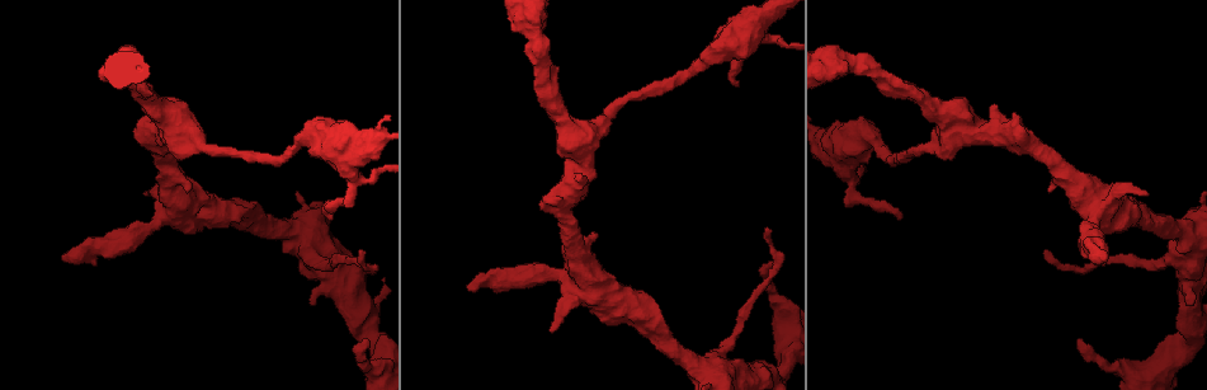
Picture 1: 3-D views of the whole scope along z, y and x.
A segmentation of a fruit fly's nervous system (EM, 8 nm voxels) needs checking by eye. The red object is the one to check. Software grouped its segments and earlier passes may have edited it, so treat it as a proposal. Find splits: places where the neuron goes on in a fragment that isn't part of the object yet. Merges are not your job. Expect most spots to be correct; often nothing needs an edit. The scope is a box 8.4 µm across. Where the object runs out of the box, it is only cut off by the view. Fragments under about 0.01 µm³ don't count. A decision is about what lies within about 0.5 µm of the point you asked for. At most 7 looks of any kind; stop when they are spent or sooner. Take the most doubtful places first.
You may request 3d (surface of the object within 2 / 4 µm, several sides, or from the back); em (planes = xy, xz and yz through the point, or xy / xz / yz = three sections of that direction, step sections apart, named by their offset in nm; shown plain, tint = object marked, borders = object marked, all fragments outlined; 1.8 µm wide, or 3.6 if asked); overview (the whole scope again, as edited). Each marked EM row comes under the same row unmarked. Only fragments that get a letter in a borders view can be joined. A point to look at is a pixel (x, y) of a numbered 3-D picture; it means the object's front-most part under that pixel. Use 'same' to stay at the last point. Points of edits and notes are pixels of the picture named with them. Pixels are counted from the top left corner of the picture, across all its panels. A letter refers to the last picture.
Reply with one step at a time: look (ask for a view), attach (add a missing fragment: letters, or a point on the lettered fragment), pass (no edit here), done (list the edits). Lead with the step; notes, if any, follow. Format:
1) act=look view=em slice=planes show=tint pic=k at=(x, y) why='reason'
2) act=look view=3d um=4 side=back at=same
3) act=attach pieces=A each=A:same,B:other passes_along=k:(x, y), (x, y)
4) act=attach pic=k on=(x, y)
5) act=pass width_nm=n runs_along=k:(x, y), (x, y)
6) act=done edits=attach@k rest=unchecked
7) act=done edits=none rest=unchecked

act=look view=3d um=4 side=back pic=1 at=(948, 130) why='sudden change in width'

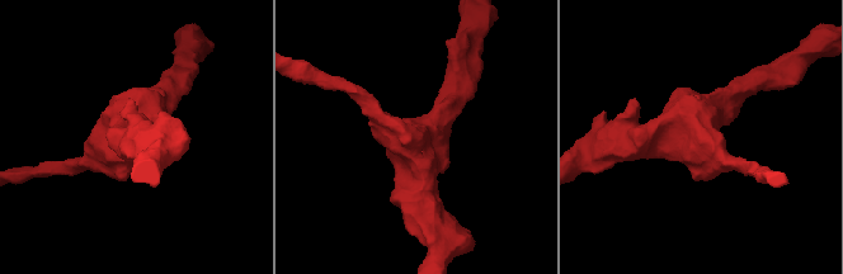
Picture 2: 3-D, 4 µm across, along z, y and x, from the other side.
act=look view=em um=3.6 slice=planes show=borders pic=2 at=(702, 135) why='need the tissue'

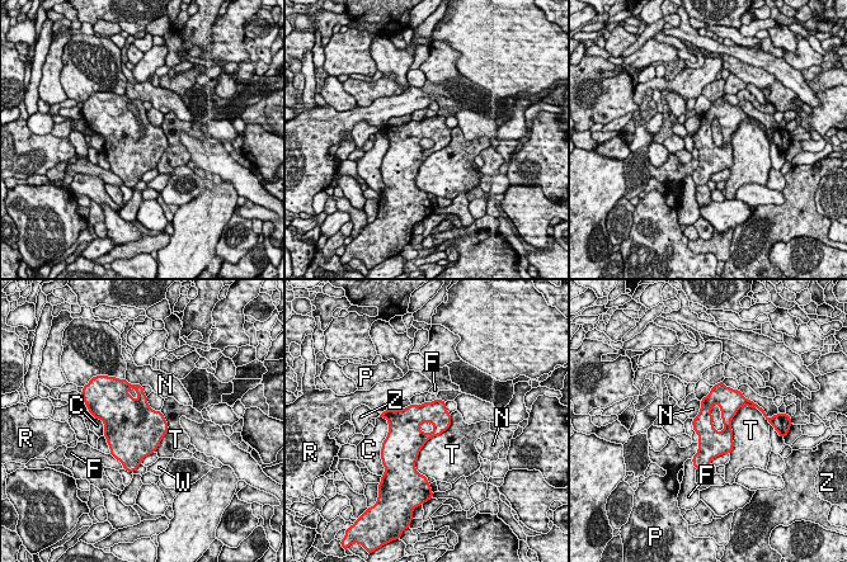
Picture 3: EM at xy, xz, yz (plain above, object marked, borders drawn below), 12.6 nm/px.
act=pass longest_contact=T:700nm each=C:other,F:other,N:other,P:other,R:other,T:other,W:other,Z:other border=3:(700, 401), (700, 411), (692, 419) found='none of them fits'

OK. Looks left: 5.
act=look view=em slice=planes show=borders pic=1 at=(364, 338) why='an open end'

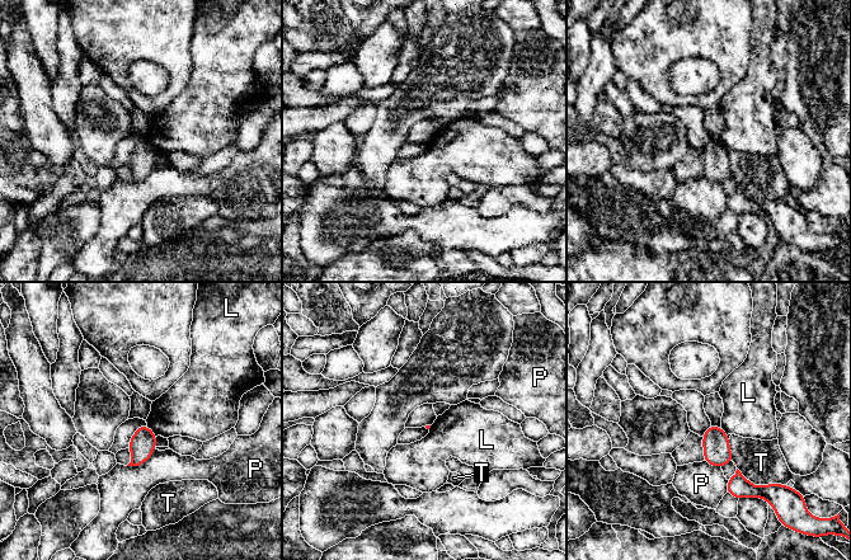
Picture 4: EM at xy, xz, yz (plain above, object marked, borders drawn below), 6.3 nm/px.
act=pass longest_contact=T:260nm each=L:other,P:other,T:other border=4:(146, 426), (156, 436) found='no lettered fragment goes on from it'

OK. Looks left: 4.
act=look view=3d um=4 pic=1 at=(738, 86) why='an open end'

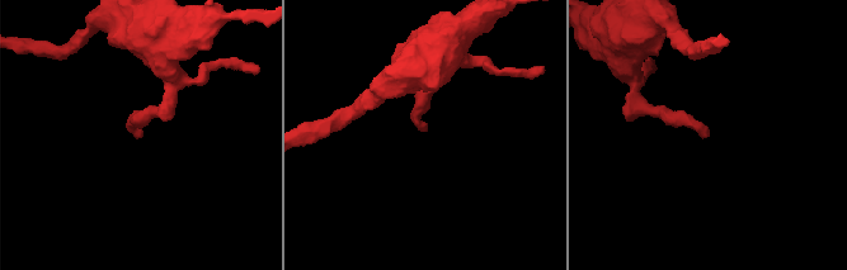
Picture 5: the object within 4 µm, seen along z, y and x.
act=look view=em slice=xz step=16 show=borders pic=5 at=(709, 136)

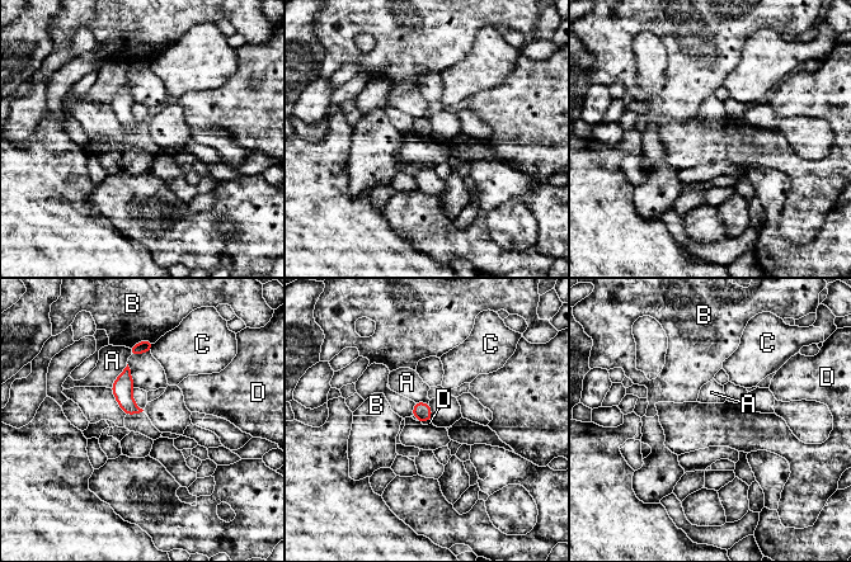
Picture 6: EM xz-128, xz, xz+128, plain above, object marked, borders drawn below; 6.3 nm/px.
act=look view=em slice=planes show=borders at=same why='cut it another way'

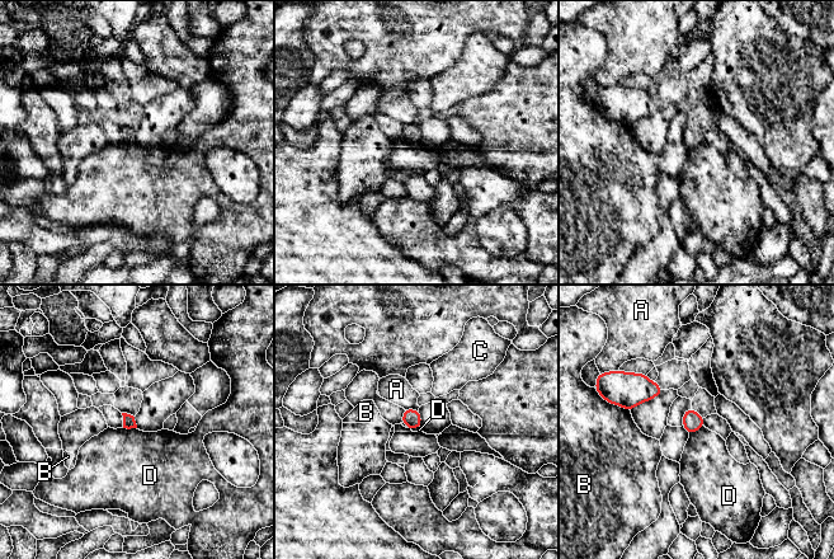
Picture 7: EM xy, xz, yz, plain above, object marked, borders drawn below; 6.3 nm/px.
act=pass each=A:other,B:other,C:other,D:other border=7:(703, 426), (689, 435) found='no lettered fragment goes on from it'

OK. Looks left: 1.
act=done edits=none rest=unchecked

